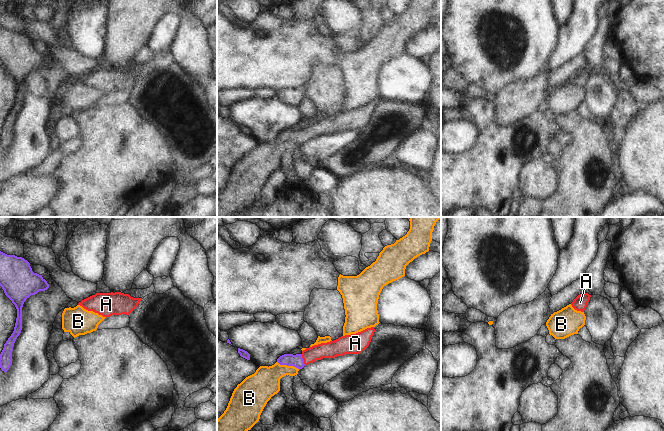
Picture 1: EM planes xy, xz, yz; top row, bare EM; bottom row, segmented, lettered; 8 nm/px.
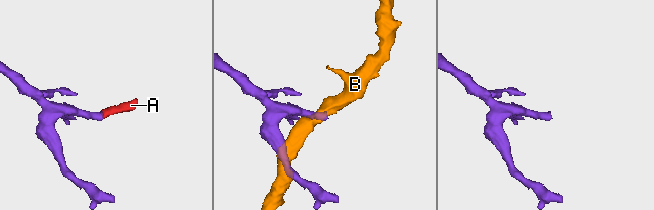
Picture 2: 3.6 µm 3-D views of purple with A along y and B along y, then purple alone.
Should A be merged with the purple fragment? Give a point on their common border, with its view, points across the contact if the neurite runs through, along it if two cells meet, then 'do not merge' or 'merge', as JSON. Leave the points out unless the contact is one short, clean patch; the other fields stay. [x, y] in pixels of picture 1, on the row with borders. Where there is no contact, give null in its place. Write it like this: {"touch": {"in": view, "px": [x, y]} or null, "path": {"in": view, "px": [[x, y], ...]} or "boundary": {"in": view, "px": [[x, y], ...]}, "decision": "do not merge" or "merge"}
{"touch": {"in": "xz", "px": [303, 360]}, "path": {"in": "xz", "px": [[297, 361], [303, 360], [313, 353], [332, 349]]}, "decision": "merge"}

